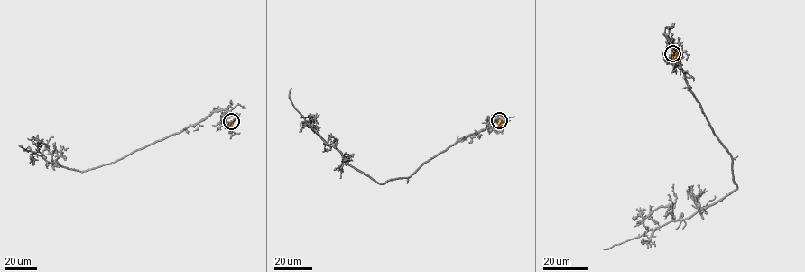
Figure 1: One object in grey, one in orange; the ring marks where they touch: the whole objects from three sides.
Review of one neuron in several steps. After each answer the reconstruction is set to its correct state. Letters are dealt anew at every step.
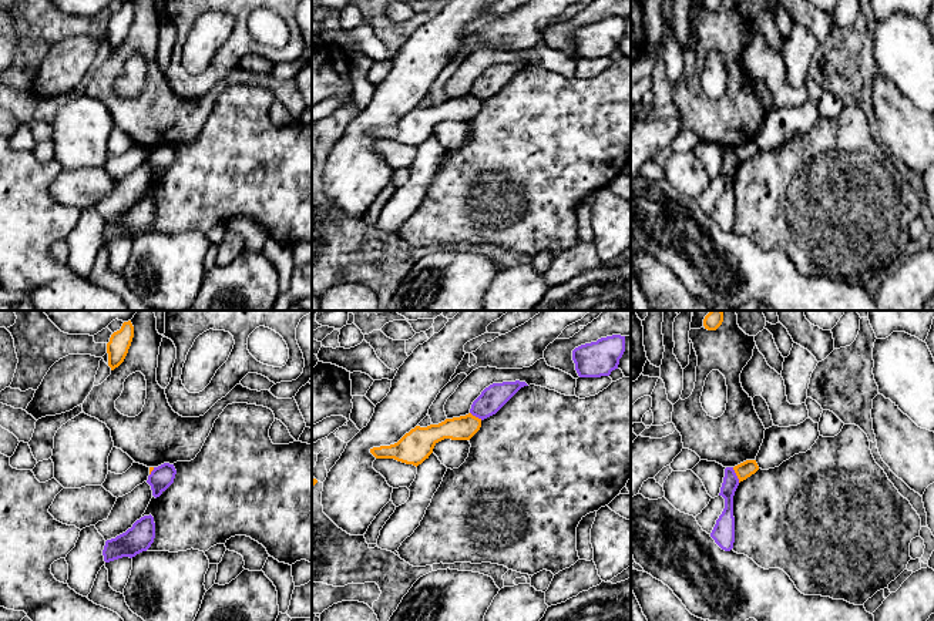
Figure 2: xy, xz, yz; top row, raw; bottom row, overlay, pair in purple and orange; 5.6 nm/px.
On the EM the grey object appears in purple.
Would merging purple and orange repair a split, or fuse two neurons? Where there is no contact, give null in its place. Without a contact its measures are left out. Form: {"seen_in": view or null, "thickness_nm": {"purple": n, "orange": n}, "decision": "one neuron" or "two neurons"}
{"seen_in": "yz", "thickness_nm": {"purple": 90, "orange": 90}, "decision": "two neurons"}

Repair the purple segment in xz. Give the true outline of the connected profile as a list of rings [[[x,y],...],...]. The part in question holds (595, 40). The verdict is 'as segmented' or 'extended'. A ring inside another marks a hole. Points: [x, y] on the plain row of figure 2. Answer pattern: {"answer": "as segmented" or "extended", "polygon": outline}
{"answer": "as segmented", "polygon": [[[612,16],[575,28],[572,41],[579,58],[601,58],[618,50],[624,33],[625,17]]]}

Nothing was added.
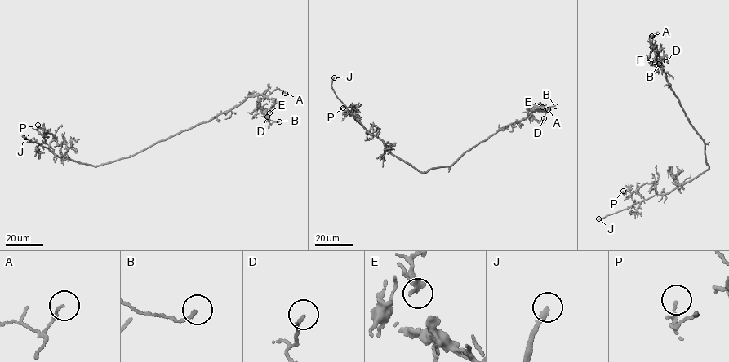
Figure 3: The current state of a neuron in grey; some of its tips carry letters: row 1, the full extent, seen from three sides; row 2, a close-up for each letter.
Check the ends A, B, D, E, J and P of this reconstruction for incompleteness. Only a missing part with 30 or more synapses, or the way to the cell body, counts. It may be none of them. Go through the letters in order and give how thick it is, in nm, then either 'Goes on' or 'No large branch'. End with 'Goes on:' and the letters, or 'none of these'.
A: Thickness 110 nm. No large branch
B: Thickness 120 nm. No large branch
D: Thickness 150 nm. No large branch
E: Thickness 240 nm. No large branch
J: Thickness 260 nm. Goes on
P: Thickness 120 nm. No large branch
Goes on: J

